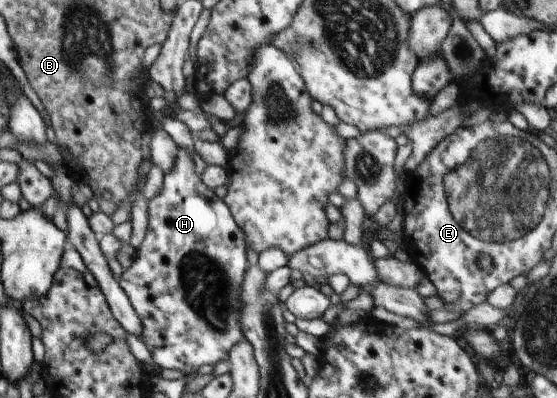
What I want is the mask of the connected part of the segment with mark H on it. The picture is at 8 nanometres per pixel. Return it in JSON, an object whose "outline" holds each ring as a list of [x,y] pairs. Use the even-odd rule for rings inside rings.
{"outline":[[[178,148],[174,169],[164,174],[162,189],[148,201],[146,237],[137,249],[134,261],[123,270],[118,281],[142,321],[140,339],[150,351],[152,361],[160,369],[179,370],[186,378],[197,374],[203,365],[229,361],[230,348],[245,338],[240,329],[240,291],[249,267],[242,229],[224,200],[202,183],[192,156],[186,149]]]}

